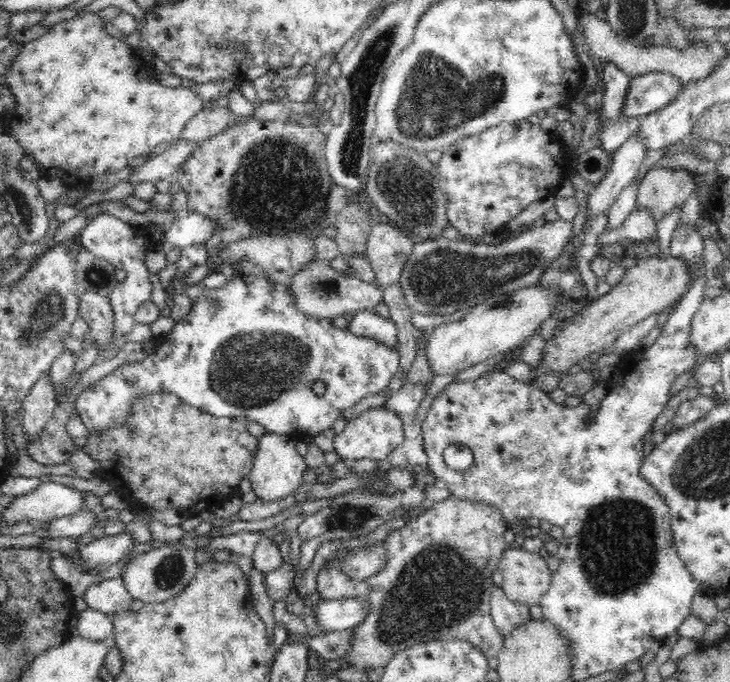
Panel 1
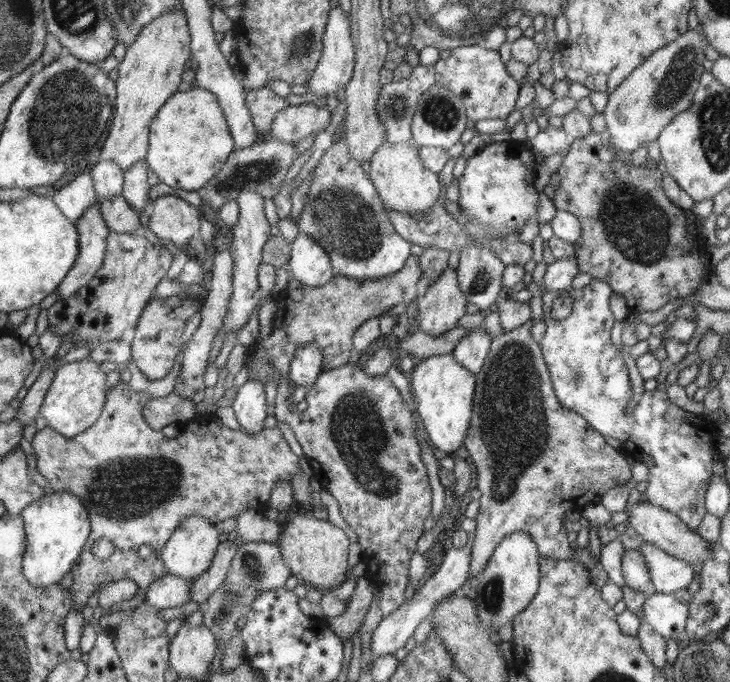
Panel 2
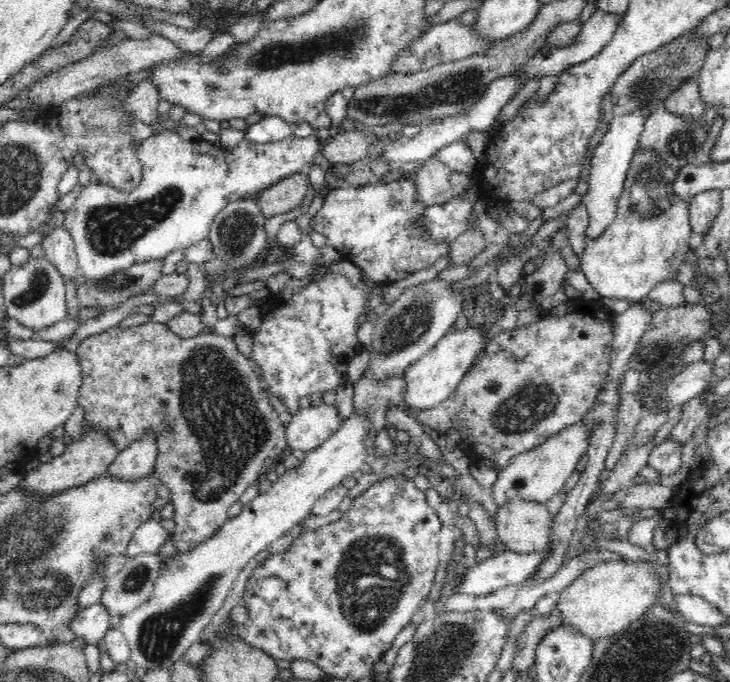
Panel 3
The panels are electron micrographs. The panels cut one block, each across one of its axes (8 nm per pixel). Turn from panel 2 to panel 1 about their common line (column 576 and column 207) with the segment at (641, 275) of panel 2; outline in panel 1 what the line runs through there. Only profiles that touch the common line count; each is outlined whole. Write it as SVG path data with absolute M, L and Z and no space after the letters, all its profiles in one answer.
M252 115L247 116L243 123L228 123L218 134L203 140L173 179L188 196L185 213L201 214L219 222L214 234L203 244L207 260L220 256L228 244L244 238L296 232L304 228L310 230L312 224L322 218L328 194L333 188L325 159L326 143L327 136L318 126L304 126L281 118L261 121Z

